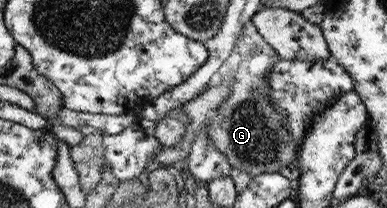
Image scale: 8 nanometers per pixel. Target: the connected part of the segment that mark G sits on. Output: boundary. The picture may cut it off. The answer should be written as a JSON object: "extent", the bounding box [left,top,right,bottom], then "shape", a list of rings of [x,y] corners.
{"extent":[204,20,297,177],"shape":[[[251,20],[241,30],[235,46],[241,61],[229,92],[229,100],[218,106],[218,110],[212,113],[215,117],[204,126],[210,137],[210,145],[214,145],[218,153],[226,157],[236,172],[247,172],[251,177],[280,172],[297,158],[292,134],[284,128],[282,116],[268,102],[268,75],[272,73],[272,67],[279,61],[280,56],[277,50],[262,38]]]}

